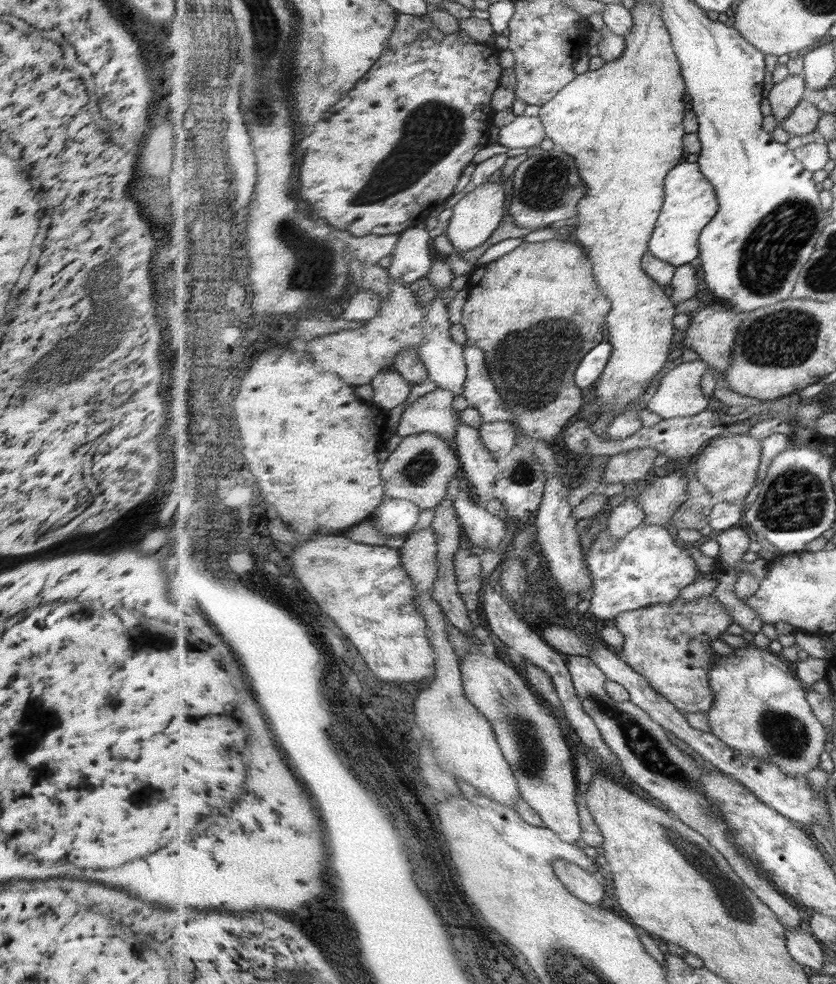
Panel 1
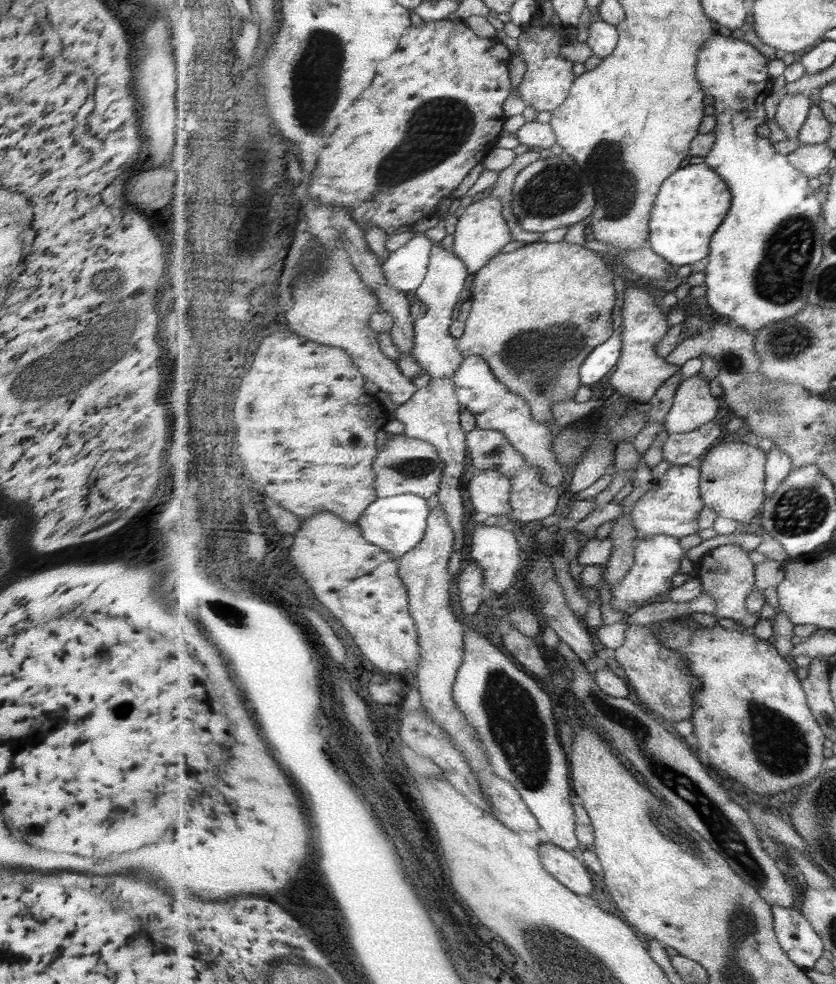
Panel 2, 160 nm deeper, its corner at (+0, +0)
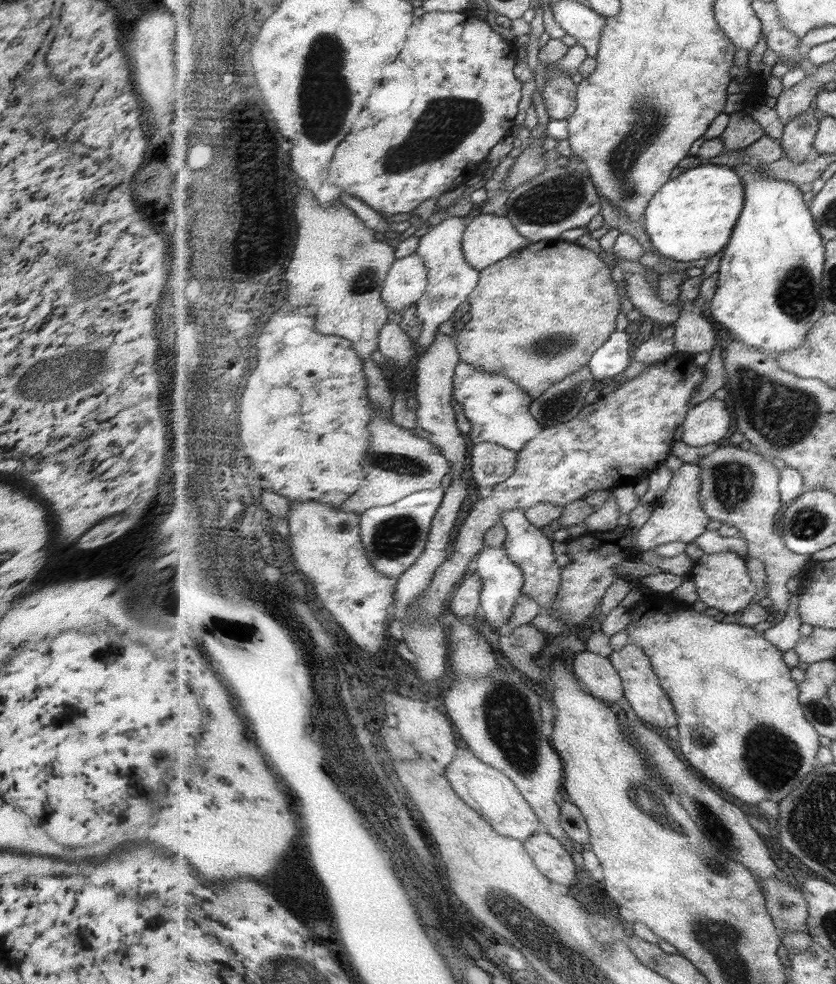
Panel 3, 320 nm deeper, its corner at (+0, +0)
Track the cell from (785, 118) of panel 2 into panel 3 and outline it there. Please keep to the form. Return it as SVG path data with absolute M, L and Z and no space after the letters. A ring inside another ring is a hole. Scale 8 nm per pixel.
M808 110L796 116L789 124L785 124L784 135L780 143L785 154L795 164L806 162L808 157L814 155L814 144L818 138L820 120Z

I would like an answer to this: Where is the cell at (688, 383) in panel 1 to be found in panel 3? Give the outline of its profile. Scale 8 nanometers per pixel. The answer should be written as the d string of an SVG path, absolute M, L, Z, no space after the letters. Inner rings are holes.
M704 400L689 411L683 423L682 441L691 447L716 444L731 434L733 416L724 401Z

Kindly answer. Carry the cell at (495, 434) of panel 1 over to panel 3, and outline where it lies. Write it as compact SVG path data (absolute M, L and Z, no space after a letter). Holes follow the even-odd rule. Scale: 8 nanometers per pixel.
M493 442L474 445L471 452L472 478L481 493L488 493L516 472L518 453Z

